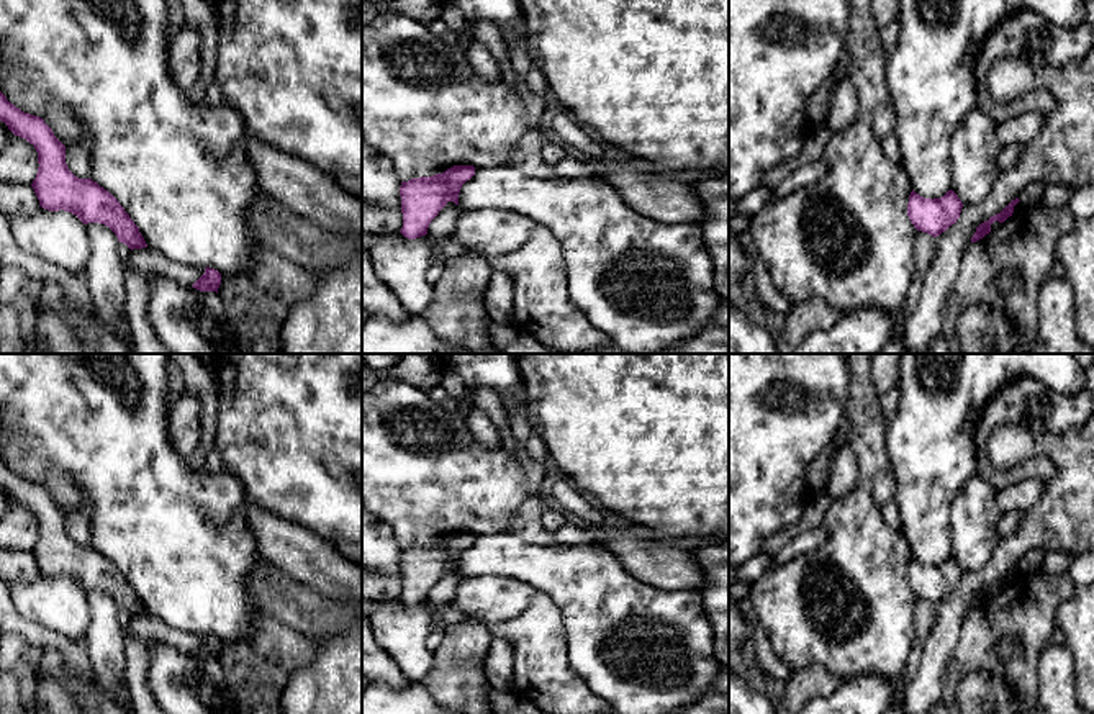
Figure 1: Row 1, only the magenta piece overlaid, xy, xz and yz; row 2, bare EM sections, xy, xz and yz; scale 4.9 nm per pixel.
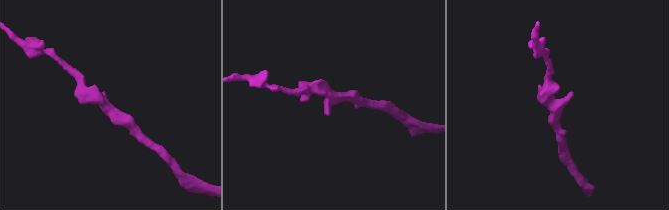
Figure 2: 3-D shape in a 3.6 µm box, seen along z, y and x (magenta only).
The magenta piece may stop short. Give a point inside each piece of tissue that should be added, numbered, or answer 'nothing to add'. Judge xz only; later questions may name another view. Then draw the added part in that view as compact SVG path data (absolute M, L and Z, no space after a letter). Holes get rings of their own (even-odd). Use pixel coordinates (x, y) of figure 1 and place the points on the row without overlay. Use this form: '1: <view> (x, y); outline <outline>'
nothing to add

